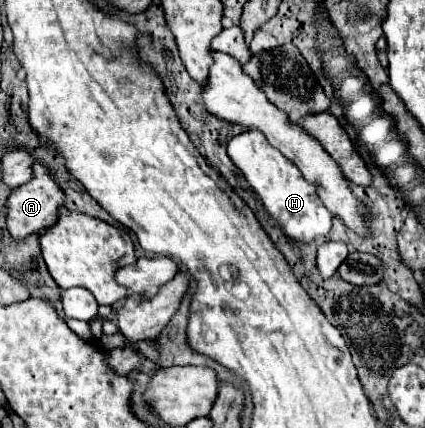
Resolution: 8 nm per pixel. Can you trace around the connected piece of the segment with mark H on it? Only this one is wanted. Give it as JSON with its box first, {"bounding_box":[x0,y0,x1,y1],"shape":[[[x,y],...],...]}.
{"bounding_box":[227,130,333,242],"shape":[[[247,130],[247,132],[231,138],[229,146],[227,146],[227,154],[233,160],[233,164],[243,172],[243,176],[247,178],[251,188],[261,196],[265,210],[281,224],[283,232],[289,238],[299,240],[299,242],[311,242],[317,236],[327,238],[327,234],[331,230],[333,214],[321,202],[317,188],[313,184],[309,184],[307,180],[303,180],[299,168],[291,160],[287,160],[277,148],[273,148],[265,140],[263,132]]]}

